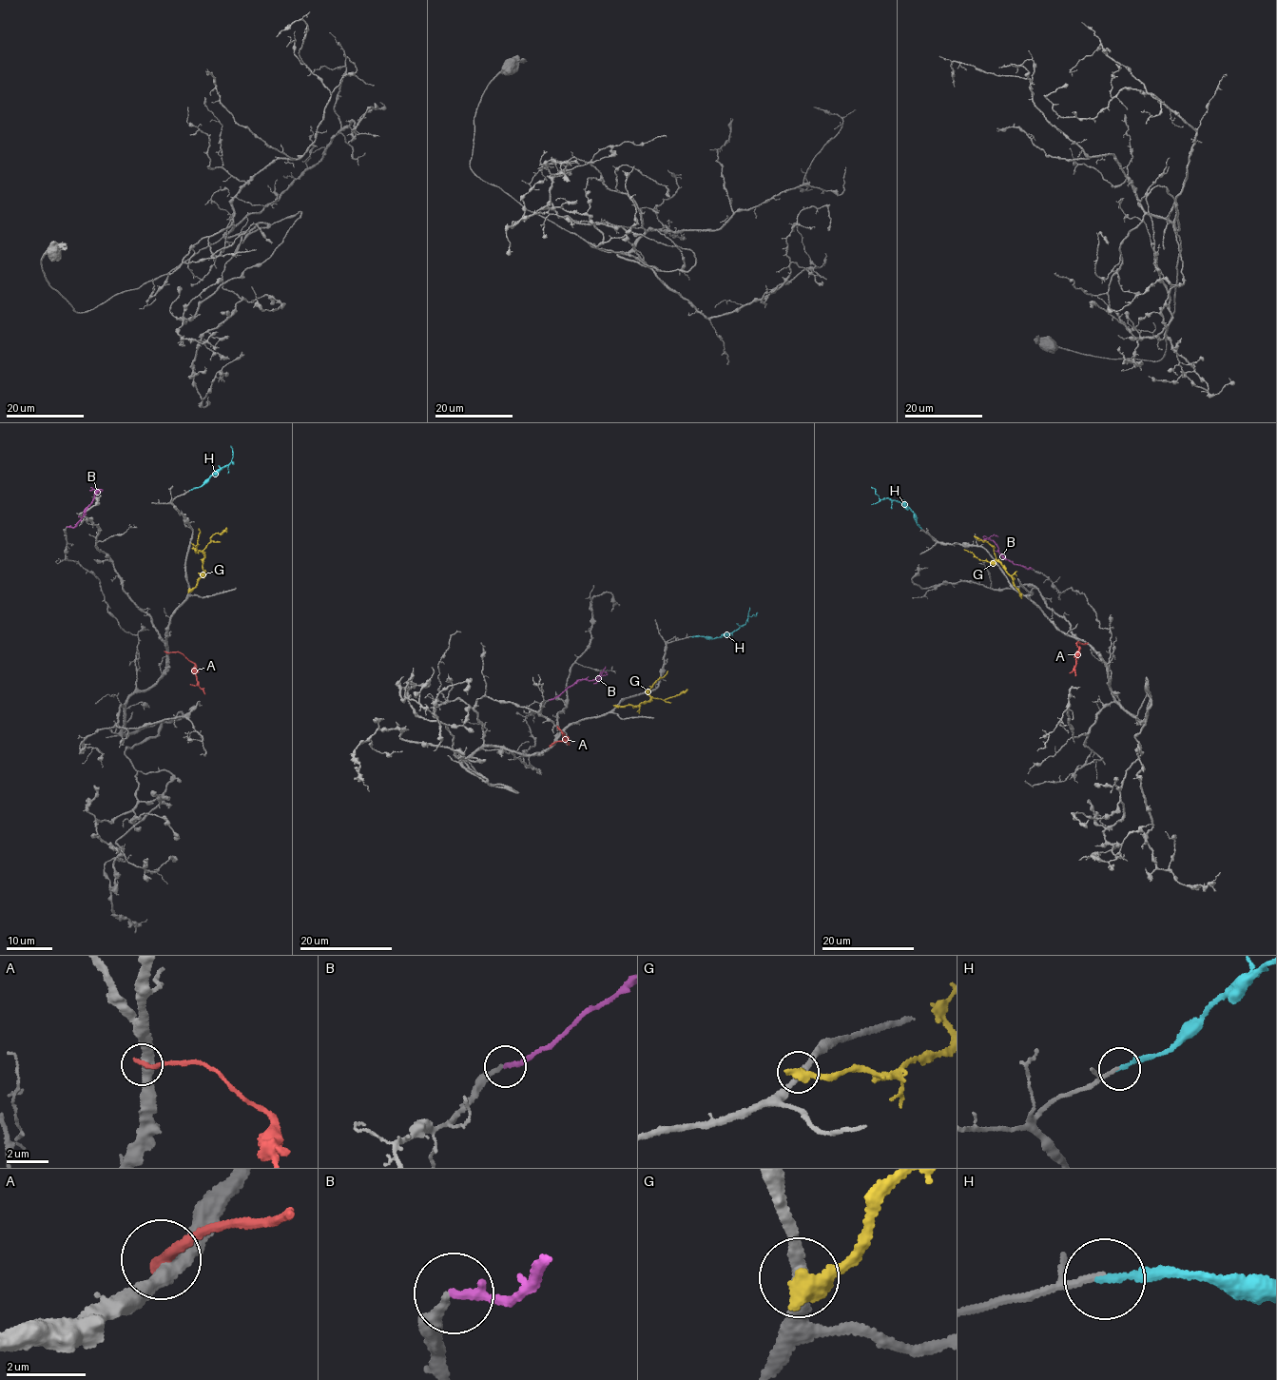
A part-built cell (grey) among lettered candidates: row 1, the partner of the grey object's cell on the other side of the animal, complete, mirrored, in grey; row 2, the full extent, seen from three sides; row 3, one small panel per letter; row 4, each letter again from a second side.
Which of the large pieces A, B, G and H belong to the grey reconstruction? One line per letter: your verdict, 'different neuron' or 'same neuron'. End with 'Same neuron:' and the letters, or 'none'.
A: different neuron
B: different neuron
G: different neuron
H: same neuron
Same neuron: H

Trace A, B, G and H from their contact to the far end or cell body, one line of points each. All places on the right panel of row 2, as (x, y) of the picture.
A: (1086, 643), (1077, 641), (1079, 649), (1075, 676)
B: (1032, 568), (1009, 560), (999, 553), (997, 546), (990, 537), (997, 536)
G: (1019, 594), (1004, 565), (996, 558), (993, 547), (974, 536)
H: (920, 529), (913, 512), (896, 501), (880, 499), (872, 487)

